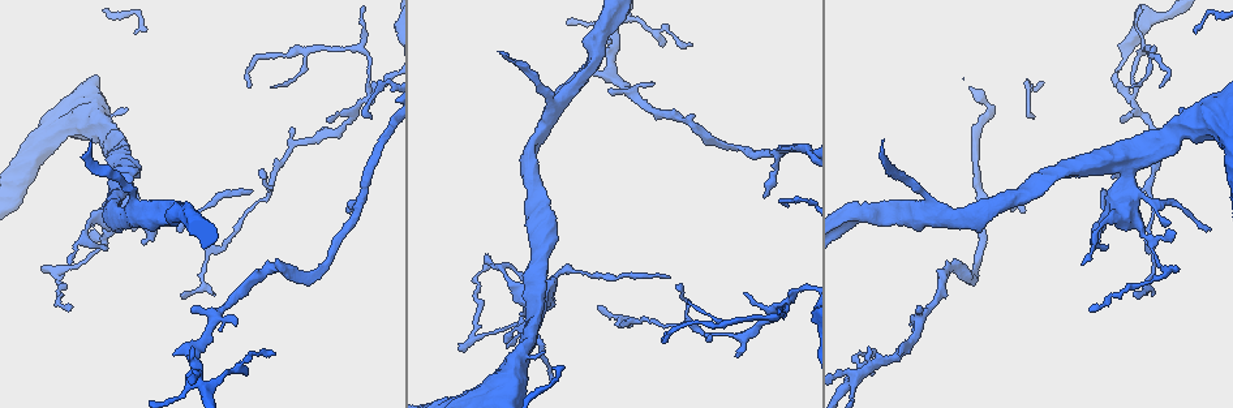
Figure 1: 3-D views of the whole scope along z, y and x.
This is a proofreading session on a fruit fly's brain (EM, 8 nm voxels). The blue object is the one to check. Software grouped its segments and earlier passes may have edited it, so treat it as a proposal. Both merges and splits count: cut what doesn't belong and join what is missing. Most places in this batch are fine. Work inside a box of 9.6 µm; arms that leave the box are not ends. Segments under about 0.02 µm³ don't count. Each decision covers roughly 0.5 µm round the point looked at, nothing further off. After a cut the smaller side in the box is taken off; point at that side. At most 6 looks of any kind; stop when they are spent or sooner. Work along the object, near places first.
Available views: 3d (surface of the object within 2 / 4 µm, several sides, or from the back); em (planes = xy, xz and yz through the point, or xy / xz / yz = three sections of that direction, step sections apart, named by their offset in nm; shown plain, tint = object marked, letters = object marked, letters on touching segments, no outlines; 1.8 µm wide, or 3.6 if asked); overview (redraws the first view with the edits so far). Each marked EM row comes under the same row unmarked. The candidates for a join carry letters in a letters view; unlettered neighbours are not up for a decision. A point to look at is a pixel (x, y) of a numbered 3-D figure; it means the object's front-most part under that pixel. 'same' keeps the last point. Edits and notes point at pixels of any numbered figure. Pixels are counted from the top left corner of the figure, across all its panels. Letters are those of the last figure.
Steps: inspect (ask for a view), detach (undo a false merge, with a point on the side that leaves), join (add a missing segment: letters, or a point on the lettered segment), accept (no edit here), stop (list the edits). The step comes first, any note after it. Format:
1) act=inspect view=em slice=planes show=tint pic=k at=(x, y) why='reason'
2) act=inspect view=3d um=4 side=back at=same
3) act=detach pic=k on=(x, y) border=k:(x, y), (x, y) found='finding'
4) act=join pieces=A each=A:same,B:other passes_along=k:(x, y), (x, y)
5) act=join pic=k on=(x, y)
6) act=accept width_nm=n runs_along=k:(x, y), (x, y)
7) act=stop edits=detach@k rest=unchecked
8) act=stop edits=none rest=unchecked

act=inspect view=em um=3.6 slice=planes show=letters pic=1 at=(1132, 97) why='a fork'

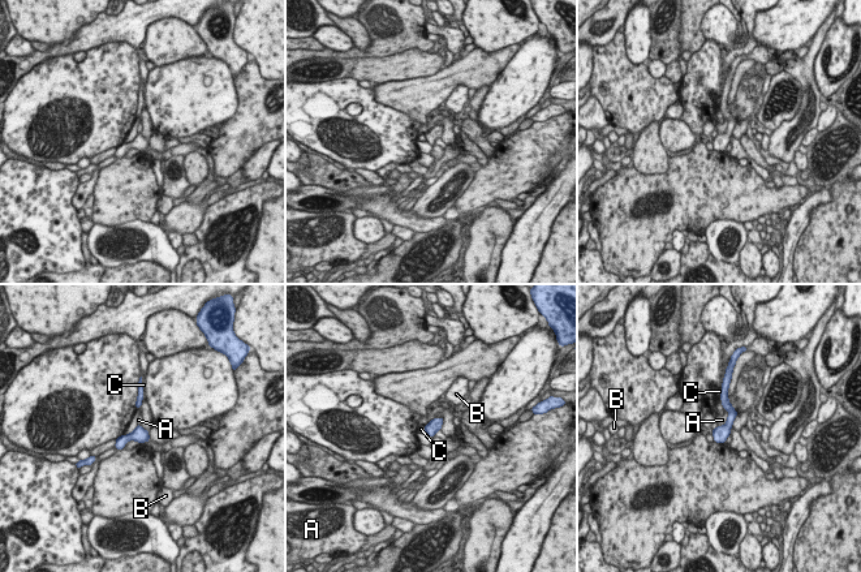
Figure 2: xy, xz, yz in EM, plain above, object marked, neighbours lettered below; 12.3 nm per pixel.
act=accept each=A:other,B:other,C:other border=2:(728, 409), (726, 421), (719, 426) found='continuous, no second neuron'

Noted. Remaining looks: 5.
act=inspect view=em slice=planes show=letters pic=1 at=(916, 309) why='branch stops here'

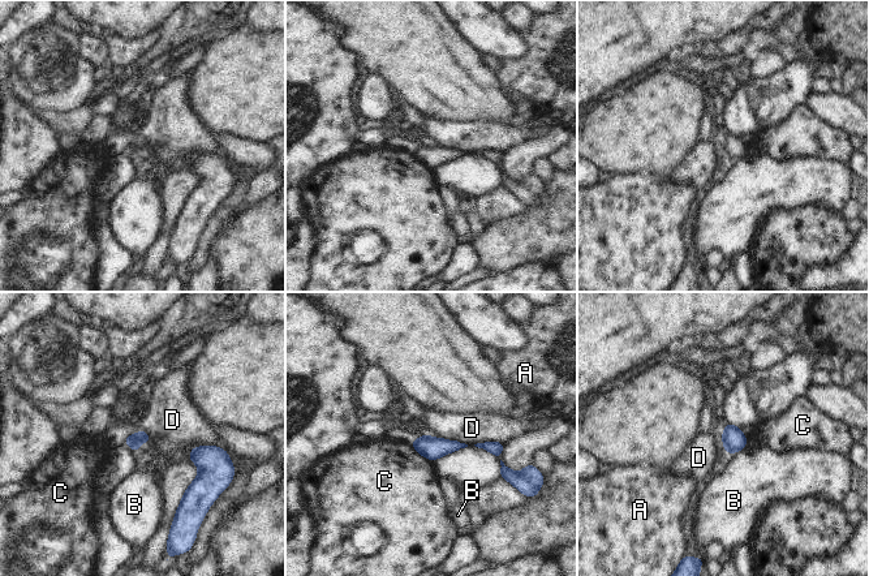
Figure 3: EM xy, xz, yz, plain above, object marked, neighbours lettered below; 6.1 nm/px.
act=accept each=A:other,B:other,C:other,D:other border=3:(228, 455), (194, 446), (186, 458) found='no lettered segment goes on from it'

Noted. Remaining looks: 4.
act=inspect view=3d um=2 pic=1 at=(199, 380) why='four or more arms meet'

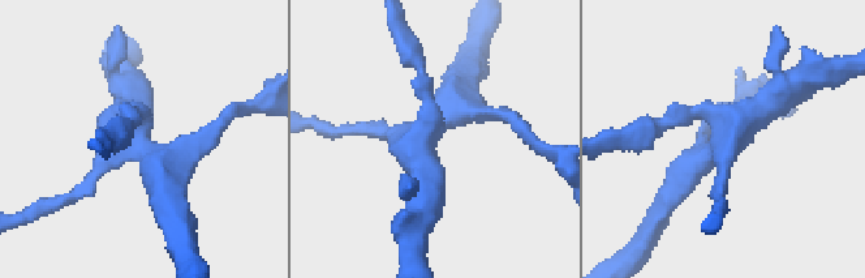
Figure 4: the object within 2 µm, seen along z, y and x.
act=inspect view=em slice=planes show=letters pic=4 at=(417, 145)

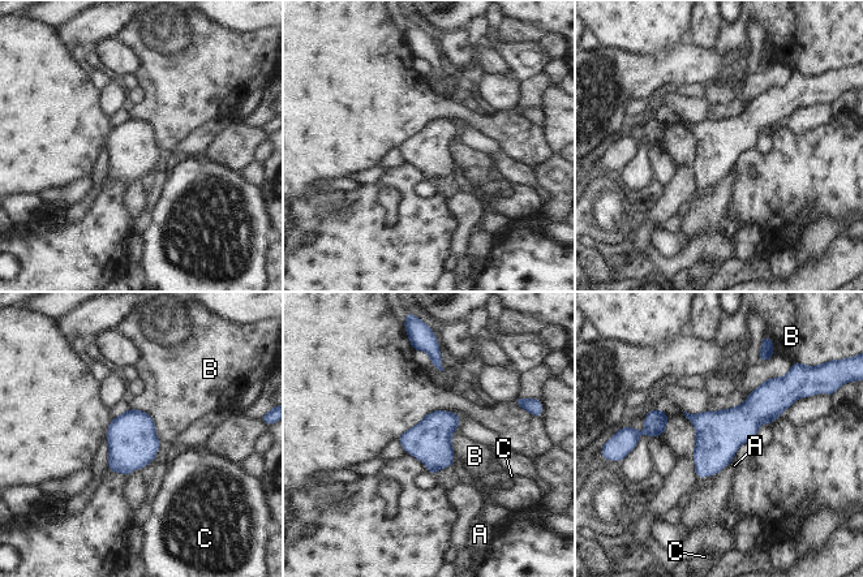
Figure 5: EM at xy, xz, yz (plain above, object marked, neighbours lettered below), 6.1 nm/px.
act=accept width_nm=260 each=A:other,B:other,C:other border=5:(750, 394), (738, 405), (708, 410) found='continuous, no second neuron'

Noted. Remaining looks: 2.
act=stop edits=none rest=unchecked

